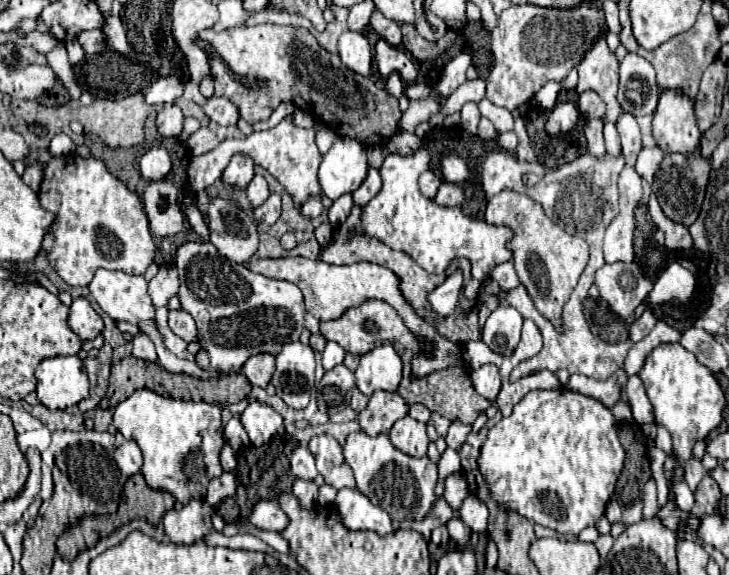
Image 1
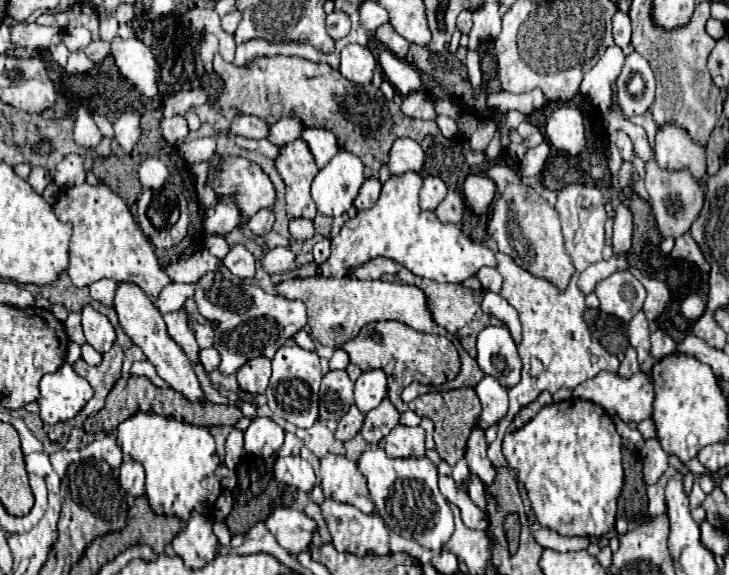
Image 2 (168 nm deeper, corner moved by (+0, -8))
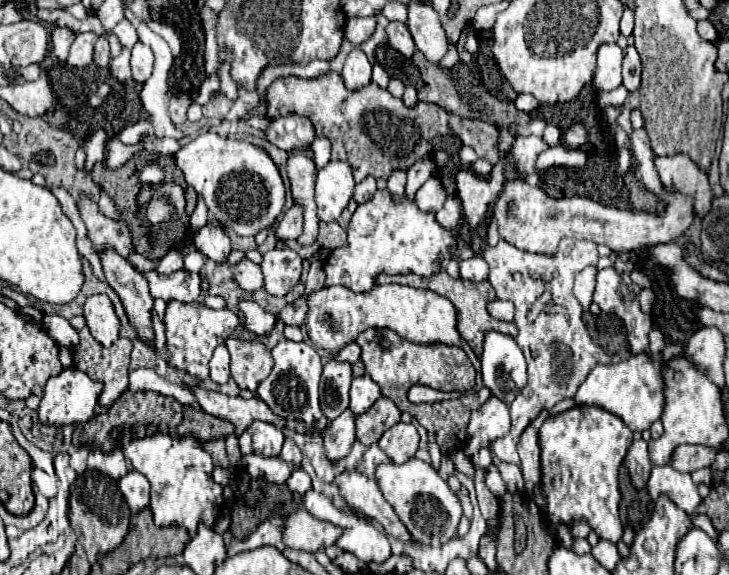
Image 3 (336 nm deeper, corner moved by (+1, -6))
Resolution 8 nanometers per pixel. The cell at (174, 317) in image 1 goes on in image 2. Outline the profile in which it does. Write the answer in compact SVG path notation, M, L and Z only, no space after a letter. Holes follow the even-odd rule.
M201 349L201 351L199 351L199 359L201 359L205 371L211 373L211 371L215 371L215 369L219 367L221 355L219 355L217 349Z

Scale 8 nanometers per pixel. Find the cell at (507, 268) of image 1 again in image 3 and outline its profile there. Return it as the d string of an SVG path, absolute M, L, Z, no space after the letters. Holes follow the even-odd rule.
M476 255L472 259L460 261L460 275L462 275L462 279L480 283L480 281L486 281L488 279L490 267L488 267L488 263L480 255Z

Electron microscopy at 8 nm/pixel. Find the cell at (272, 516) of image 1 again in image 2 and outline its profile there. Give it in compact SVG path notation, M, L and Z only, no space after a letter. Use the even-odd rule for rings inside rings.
M277 507L265 523L279 545L293 555L309 551L311 537L317 531L317 523L311 517L291 507Z

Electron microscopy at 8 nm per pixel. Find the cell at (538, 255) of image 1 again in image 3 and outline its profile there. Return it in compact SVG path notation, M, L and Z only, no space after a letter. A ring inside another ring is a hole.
M644 129L632 131L634 143L634 157L638 161L640 181L642 185L652 191L660 201L666 203L664 215L650 215L650 213L632 213L632 211L618 211L610 205L602 205L588 197L548 197L540 187L532 187L522 179L506 181L504 189L494 203L494 219L498 221L498 233L510 245L540 255L554 255L556 247L562 237L578 237L588 239L596 244L604 244L612 251L632 251L646 245L660 245L680 239L686 229L692 225L694 213L694 199L686 197L678 191L666 189L658 177L654 167L654 151L650 147L648 133Z

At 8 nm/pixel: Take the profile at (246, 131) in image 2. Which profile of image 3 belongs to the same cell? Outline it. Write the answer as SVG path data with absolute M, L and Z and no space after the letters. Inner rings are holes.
M286 115L286 117L272 119L268 129L264 131L264 137L272 145L284 151L306 149L312 143L314 135L316 133L314 133L314 127L310 125L310 119L300 115Z

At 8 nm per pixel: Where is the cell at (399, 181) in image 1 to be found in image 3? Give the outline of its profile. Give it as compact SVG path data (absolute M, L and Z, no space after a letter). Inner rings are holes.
M388 189L376 191L370 201L358 205L348 225L346 241L346 247L334 249L324 261L326 285L344 285L356 293L374 287L378 273L416 273L430 277L442 271L442 259L458 259L458 235L442 229L434 213L420 211L414 199L406 199L406 195L394 199Z

